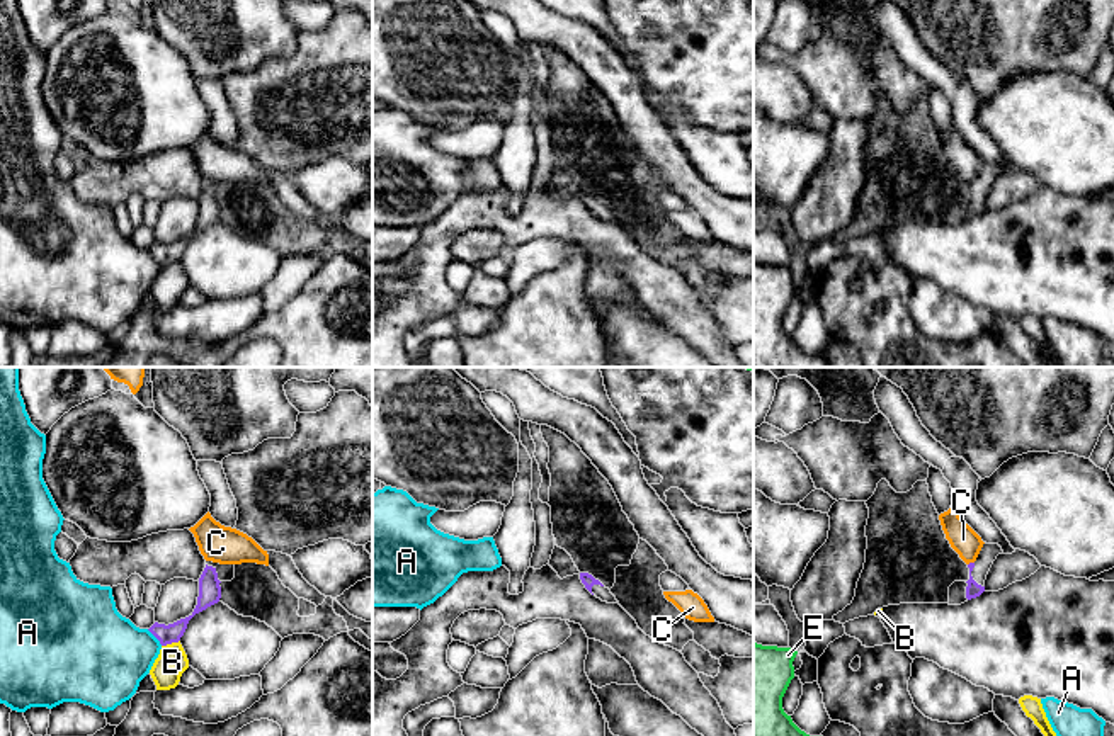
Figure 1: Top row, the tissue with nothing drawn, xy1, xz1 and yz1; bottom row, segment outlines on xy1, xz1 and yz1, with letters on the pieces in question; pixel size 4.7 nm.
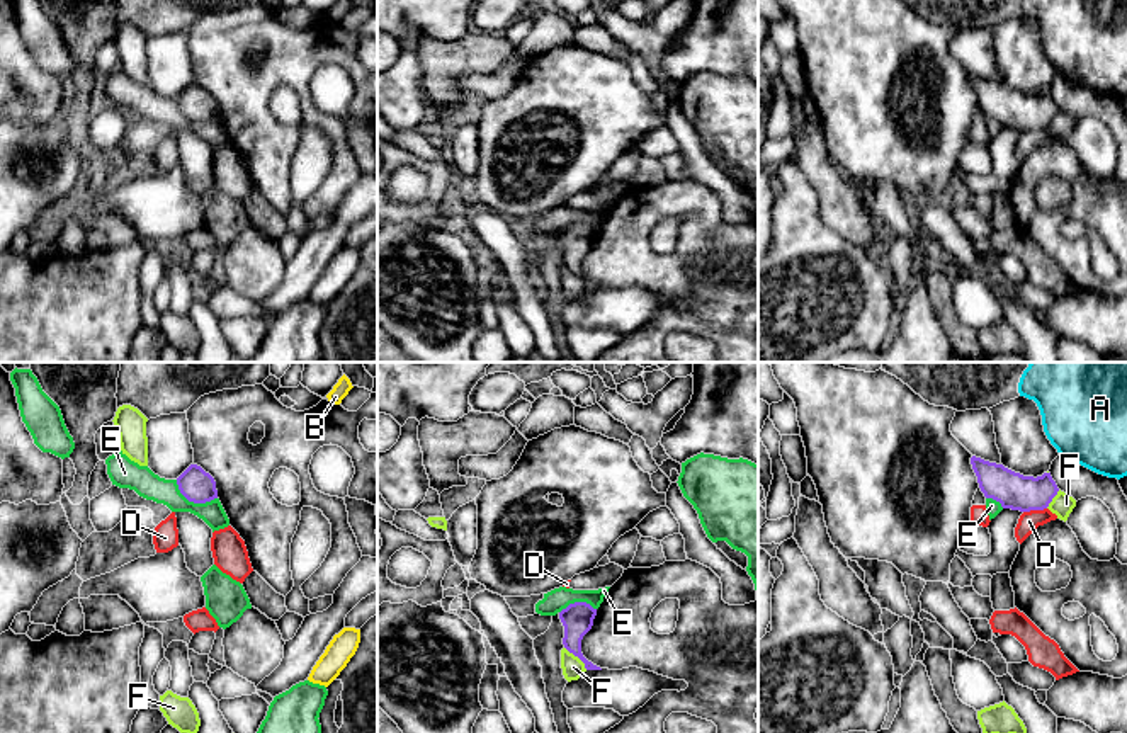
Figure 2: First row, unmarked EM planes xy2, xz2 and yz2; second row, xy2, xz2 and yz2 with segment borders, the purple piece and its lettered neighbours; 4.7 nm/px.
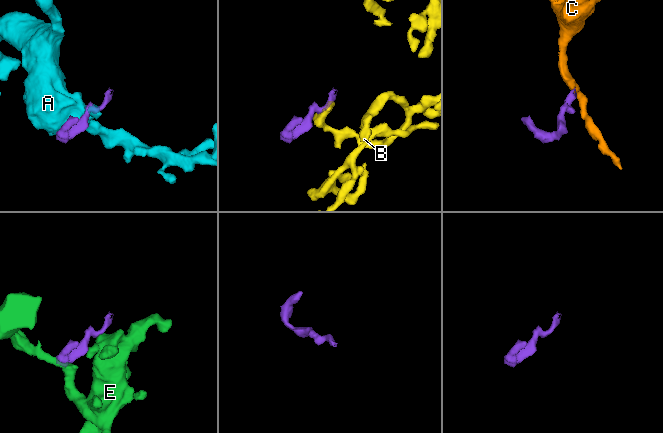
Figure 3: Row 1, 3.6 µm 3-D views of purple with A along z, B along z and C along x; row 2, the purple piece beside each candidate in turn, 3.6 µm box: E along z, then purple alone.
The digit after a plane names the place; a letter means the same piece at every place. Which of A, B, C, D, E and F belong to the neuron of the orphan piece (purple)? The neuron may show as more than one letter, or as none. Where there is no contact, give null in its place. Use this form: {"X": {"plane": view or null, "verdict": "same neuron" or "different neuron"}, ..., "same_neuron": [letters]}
{"A": {"plane": "xy1", "verdict": "different neuron"}, "B": {"plane": "xy1", "verdict": "different neuron"}, "C": {"plane": "yz1", "verdict": "different neuron"}, "D": {"plane": "yz2", "verdict": "different neuron"}, "E": {"plane": "xy2", "verdict": "different neuron"}, "F": {"plane": "xz2", "verdict": "different neuron"}, "same_neuron": []}

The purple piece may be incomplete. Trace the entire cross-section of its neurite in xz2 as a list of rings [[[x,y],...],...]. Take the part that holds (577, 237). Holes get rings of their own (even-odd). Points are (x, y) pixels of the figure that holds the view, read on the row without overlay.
[[[586,221],[569,223],[559,231],[559,238],[564,245],[563,264],[569,272],[585,282],[586,289],[602,289],[600,286],[588,281],[581,272],[581,259],[592,248],[595,235],[597,228]]]

